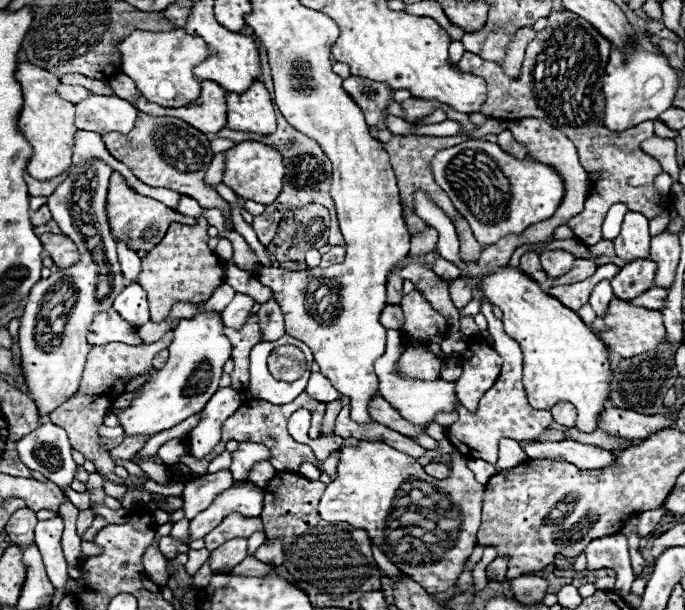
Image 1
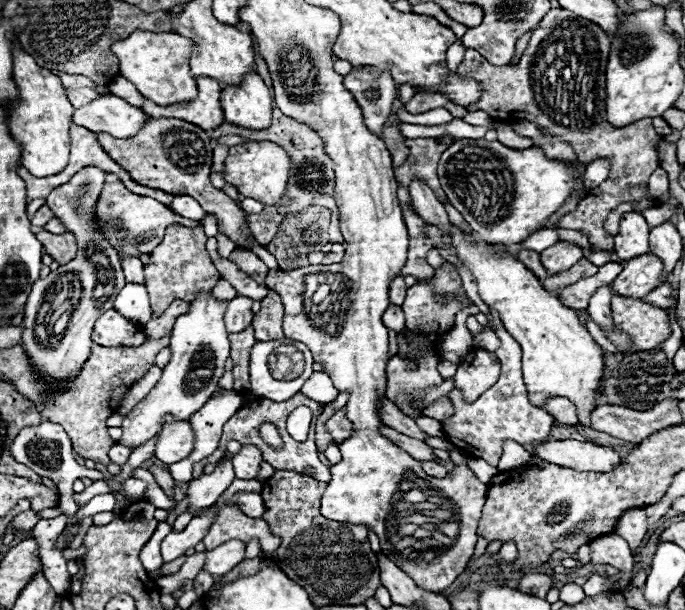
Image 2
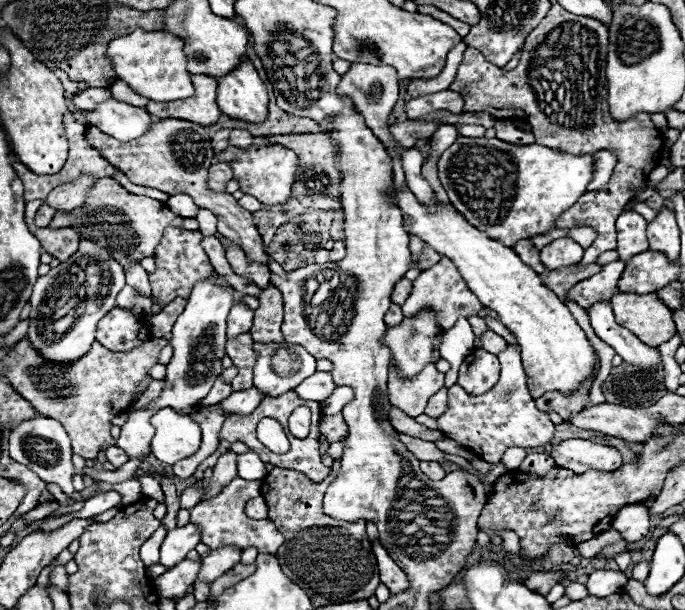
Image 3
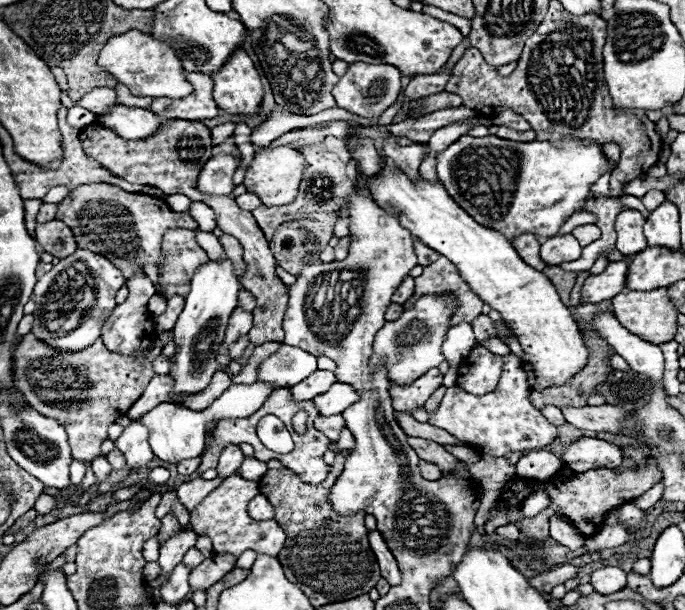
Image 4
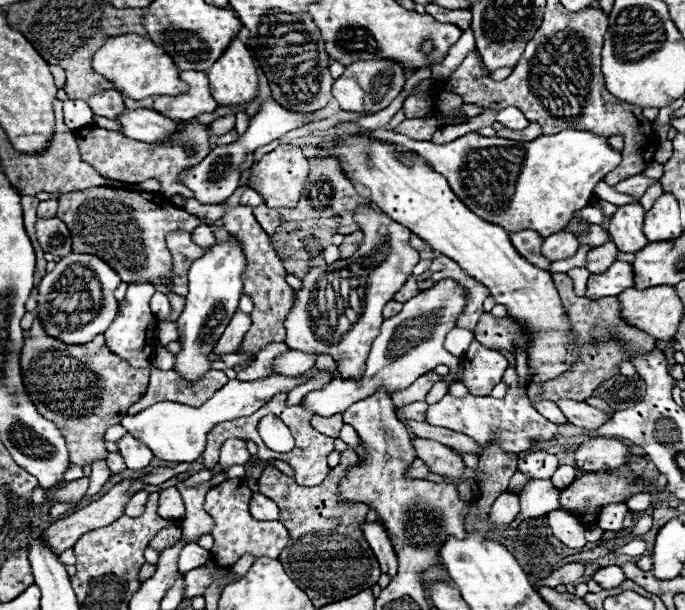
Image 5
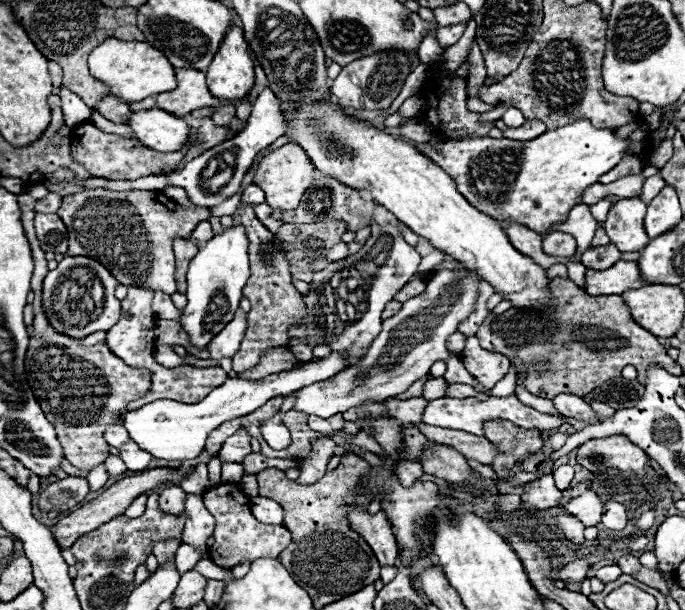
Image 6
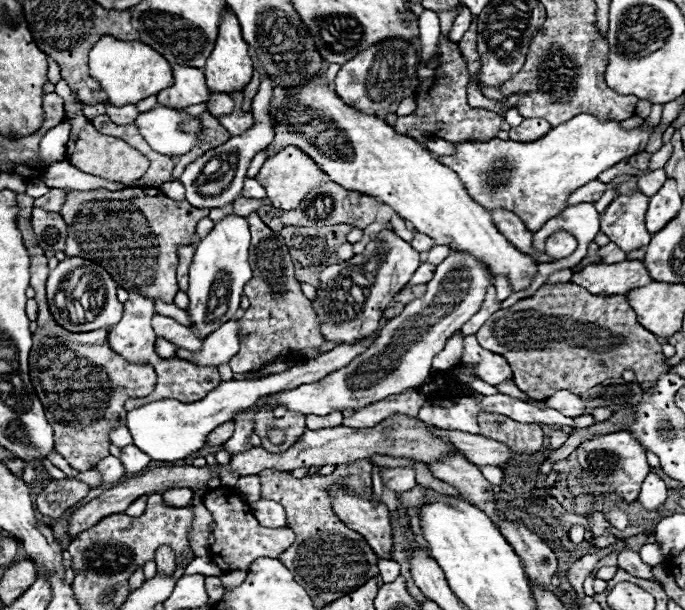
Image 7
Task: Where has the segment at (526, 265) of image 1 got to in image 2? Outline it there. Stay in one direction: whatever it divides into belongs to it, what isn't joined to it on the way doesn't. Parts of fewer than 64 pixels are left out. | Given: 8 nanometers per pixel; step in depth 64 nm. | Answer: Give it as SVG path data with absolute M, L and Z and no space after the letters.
M520 250L518 258L528 266L528 270L532 270L540 280L544 280L548 276L548 272L544 270L542 262L540 262L540 254L534 250Z

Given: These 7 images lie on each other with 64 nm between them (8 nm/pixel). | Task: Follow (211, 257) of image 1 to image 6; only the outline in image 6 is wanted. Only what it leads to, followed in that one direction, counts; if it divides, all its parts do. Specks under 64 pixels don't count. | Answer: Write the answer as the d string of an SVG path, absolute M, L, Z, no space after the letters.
M176 238L174 240L174 254L176 254L176 284L178 284L178 292L186 292L186 270L190 260L196 256L198 246L190 240L182 240Z

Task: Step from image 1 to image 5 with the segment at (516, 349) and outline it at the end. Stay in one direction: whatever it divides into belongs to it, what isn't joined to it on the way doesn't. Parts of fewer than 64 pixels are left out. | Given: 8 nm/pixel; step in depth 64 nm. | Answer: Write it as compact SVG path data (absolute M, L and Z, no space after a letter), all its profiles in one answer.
M514 364L508 366L508 370L504 372L502 378L508 384L508 394L502 400L496 400L492 396L464 396L464 398L454 398L450 394L446 394L440 402L428 406L426 412L426 422L432 426L440 426L440 428L448 428L454 432L462 432L472 436L476 442L480 442L482 446L492 446L492 432L498 432L498 446L502 446L502 450L506 452L522 452L530 448L530 440L542 442L542 440L550 440L556 436L558 424L546 420L542 414L538 414L528 400L522 398L522 392L518 388L518 376L516 376L516 368Z

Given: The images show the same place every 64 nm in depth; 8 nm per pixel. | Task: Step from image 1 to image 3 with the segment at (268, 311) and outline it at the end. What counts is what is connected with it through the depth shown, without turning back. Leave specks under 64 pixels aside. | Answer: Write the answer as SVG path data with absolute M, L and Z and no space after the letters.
M268 284L268 288L262 288L258 294L260 306L254 310L256 324L250 328L254 342L282 342L282 294L276 286Z

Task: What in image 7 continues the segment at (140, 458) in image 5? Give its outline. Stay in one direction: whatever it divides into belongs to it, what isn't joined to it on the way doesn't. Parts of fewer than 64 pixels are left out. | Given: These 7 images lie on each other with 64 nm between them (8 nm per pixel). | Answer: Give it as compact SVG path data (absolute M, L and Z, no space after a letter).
M134 444L122 448L120 460L122 460L122 464L124 464L128 474L138 474L138 472L142 472L150 464L150 458L142 450L138 450Z

